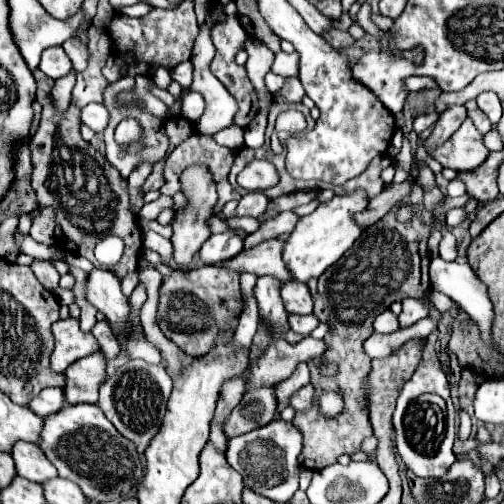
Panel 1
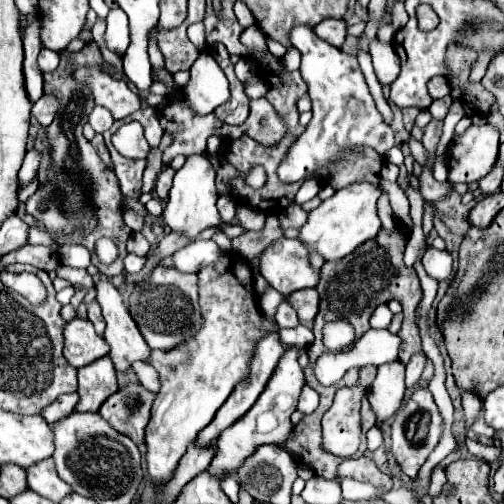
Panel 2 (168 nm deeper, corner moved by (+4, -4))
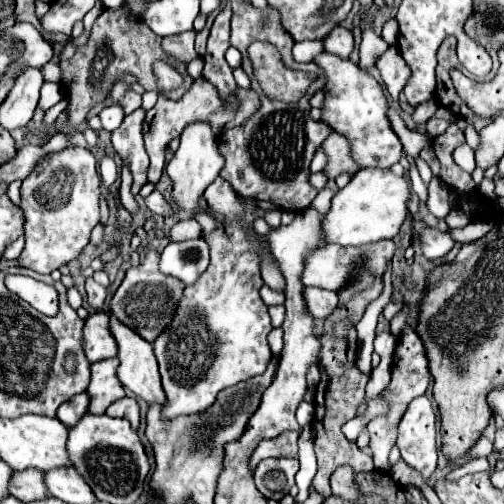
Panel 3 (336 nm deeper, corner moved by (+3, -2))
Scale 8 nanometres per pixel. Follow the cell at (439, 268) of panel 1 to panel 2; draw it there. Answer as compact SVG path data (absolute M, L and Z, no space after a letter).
M433 246L427 248L423 256L425 272L437 282L451 282L453 280L453 260L447 250L435 250Z

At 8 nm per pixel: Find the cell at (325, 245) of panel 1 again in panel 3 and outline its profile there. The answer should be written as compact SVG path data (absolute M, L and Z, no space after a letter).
M362 168L354 178L338 190L324 218L324 234L328 242L340 246L364 246L384 238L394 238L408 216L412 190L406 176L394 174L390 168Z

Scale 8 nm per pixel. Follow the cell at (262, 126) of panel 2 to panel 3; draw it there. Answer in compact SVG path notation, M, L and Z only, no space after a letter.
M198 78L192 88L180 98L180 100L170 100L166 96L158 96L158 100L153 108L146 113L144 120L144 146L146 146L146 152L150 156L150 168L148 168L148 180L150 182L158 182L160 176L162 176L162 170L164 170L164 148L168 146L168 142L172 138L178 138L184 130L186 124L194 122L194 120L204 120L204 122L210 122L212 124L212 130L216 134L224 132L224 126L232 122L232 126L238 126L242 122L246 122L258 108L260 108L260 102L258 102L258 92L254 90L244 90L244 88L238 88L236 90L236 102L238 106L236 108L228 108L226 102L218 96L218 90L206 80L206 78Z

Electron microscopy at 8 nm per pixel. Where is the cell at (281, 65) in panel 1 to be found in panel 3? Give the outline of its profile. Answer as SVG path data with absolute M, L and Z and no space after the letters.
M310 40L310 42L298 42L294 44L294 60L296 62L312 62L314 56L318 56L318 52L324 50L322 40Z

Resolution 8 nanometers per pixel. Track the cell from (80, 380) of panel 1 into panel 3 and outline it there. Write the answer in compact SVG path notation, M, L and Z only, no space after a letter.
M108 358L92 364L92 380L88 386L92 414L104 414L110 404L126 396L116 376L116 370L118 370L118 358Z

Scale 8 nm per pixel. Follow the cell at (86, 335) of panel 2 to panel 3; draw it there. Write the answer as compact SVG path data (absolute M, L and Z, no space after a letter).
M94 312L84 326L84 352L90 362L100 362L114 358L118 354L118 344L110 332L108 312Z

